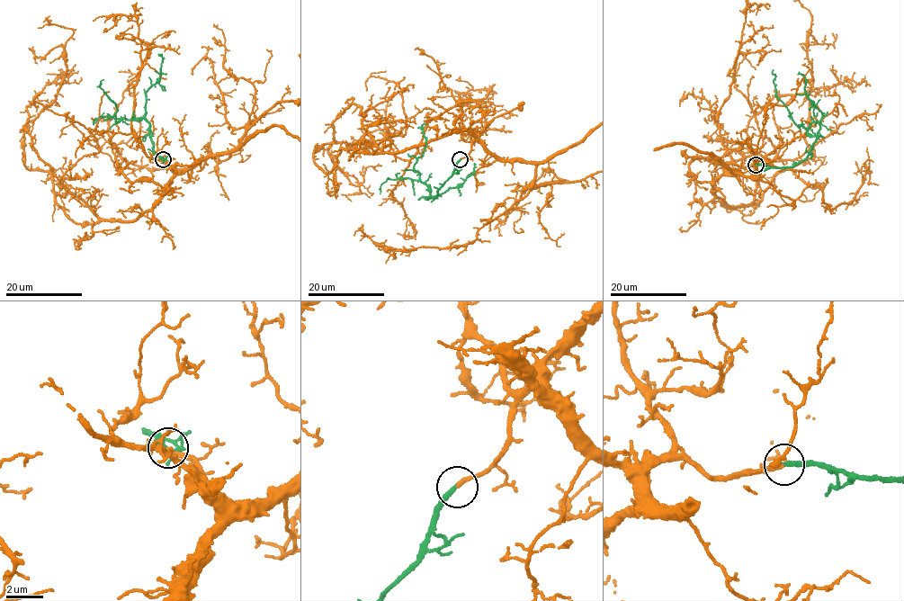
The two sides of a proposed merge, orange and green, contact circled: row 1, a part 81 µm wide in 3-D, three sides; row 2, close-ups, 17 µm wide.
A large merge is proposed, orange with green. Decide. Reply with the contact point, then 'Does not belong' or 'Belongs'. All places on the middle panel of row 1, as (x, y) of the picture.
Place: (460, 159). Belongs

